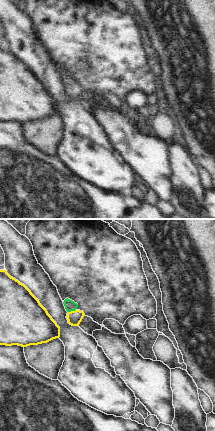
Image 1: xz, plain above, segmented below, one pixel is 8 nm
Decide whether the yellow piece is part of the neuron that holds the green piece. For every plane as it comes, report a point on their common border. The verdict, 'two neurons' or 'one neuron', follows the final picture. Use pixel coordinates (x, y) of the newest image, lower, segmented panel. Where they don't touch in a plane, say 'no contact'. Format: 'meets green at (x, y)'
meets green at (71, 310)

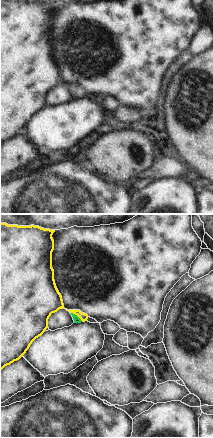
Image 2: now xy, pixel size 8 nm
meets green at (76, 315)

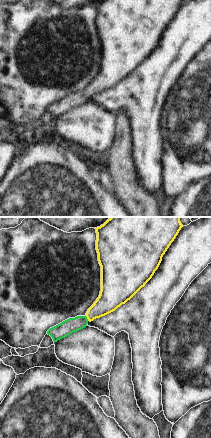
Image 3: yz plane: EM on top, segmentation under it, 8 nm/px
meets green at (86, 318)

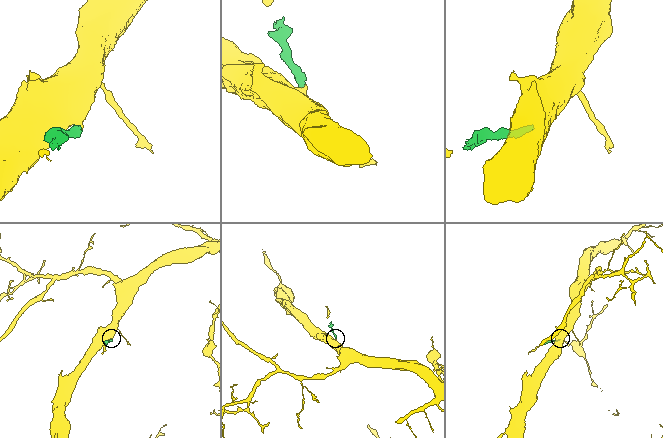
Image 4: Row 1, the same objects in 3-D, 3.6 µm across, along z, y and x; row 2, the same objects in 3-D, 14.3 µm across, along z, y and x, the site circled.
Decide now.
one neuron

